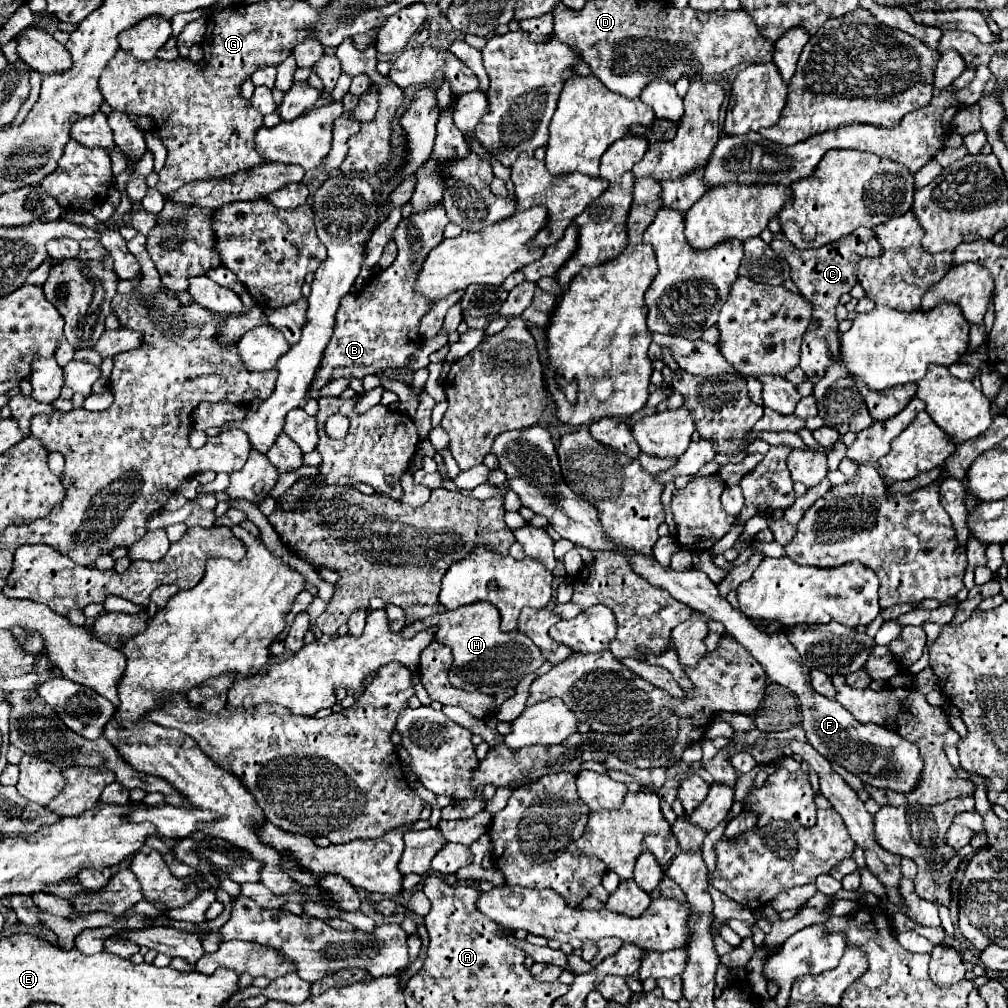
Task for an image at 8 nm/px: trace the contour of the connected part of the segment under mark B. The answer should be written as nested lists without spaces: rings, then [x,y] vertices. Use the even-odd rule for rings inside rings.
[[[442,201],[426,211],[410,213],[406,221],[398,223],[394,231],[394,243],[398,245],[396,261],[382,273],[376,273],[360,293],[348,293],[342,297],[336,311],[336,329],[328,349],[324,351],[324,365],[320,365],[320,373],[316,373],[316,385],[312,385],[310,397],[318,399],[318,389],[330,379],[362,379],[364,375],[374,375],[388,367],[396,369],[410,361],[422,341],[418,335],[418,323],[432,307],[430,301],[424,301],[424,297],[412,293],[414,277],[428,251],[442,241],[442,231],[446,225],[448,217]]]

